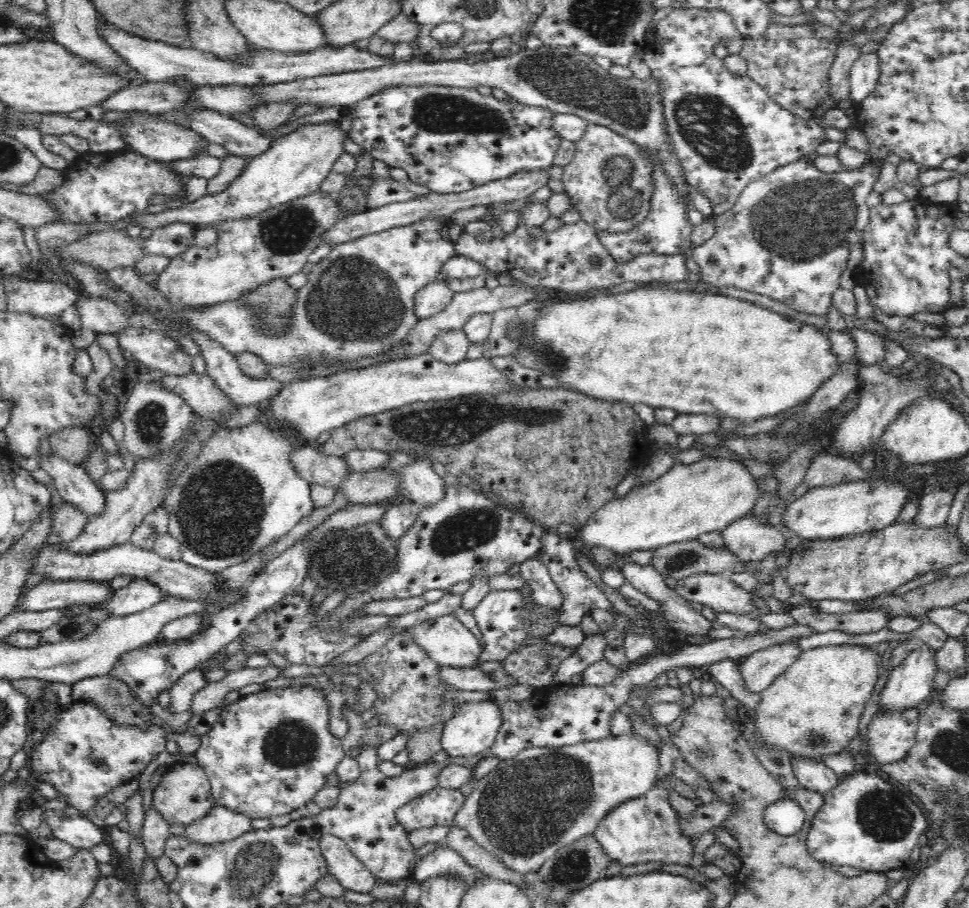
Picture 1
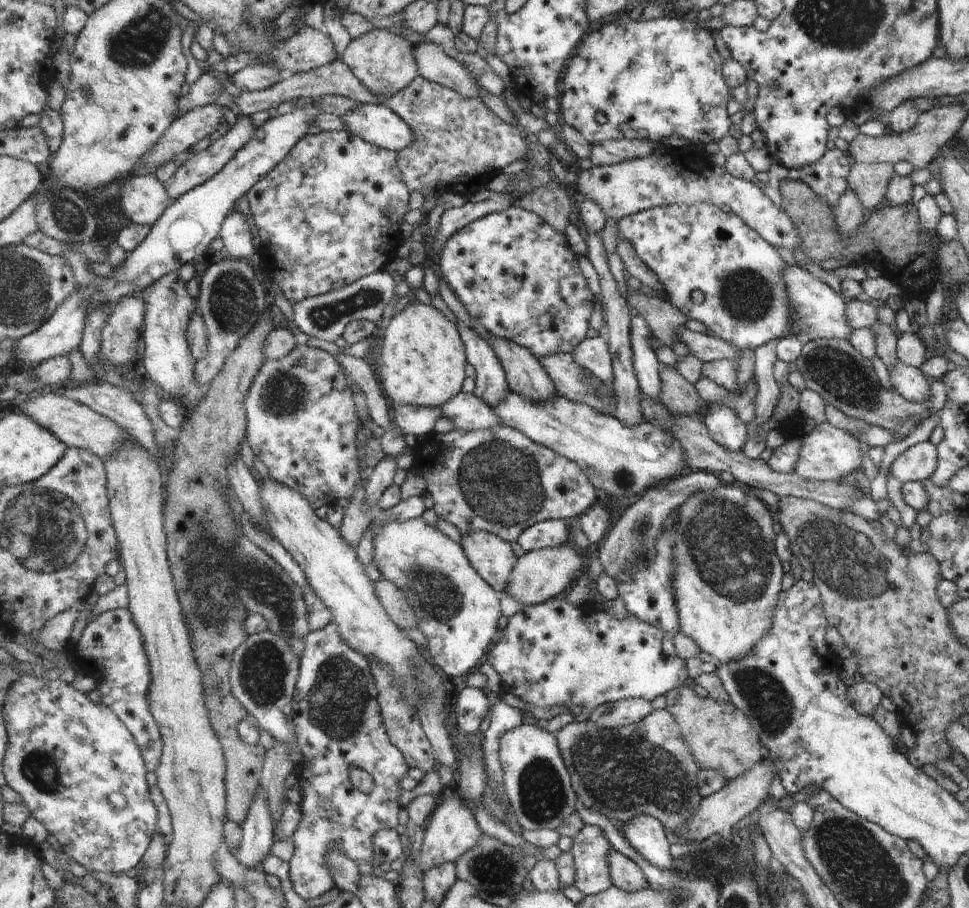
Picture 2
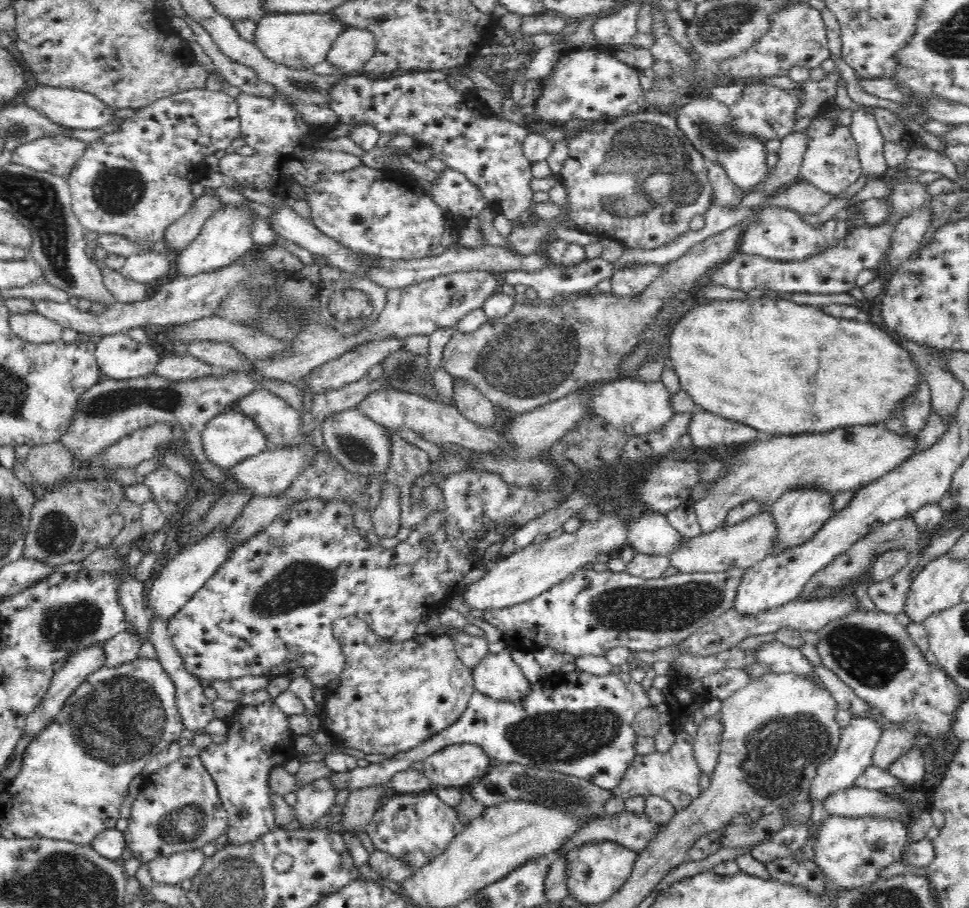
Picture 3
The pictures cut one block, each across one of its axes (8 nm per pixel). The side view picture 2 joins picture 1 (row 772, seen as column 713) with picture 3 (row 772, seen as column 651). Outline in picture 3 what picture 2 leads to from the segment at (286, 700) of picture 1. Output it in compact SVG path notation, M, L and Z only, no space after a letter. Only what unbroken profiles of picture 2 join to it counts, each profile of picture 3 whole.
M273 697L264 704L239 705L235 711L224 718L228 726L226 741L222 744L210 744L199 754L206 770L214 782L228 815L229 843L238 846L258 840L263 834L272 830L274 807L270 801L268 774L274 766L291 760L295 751L295 738L288 727L288 715L276 706Z

